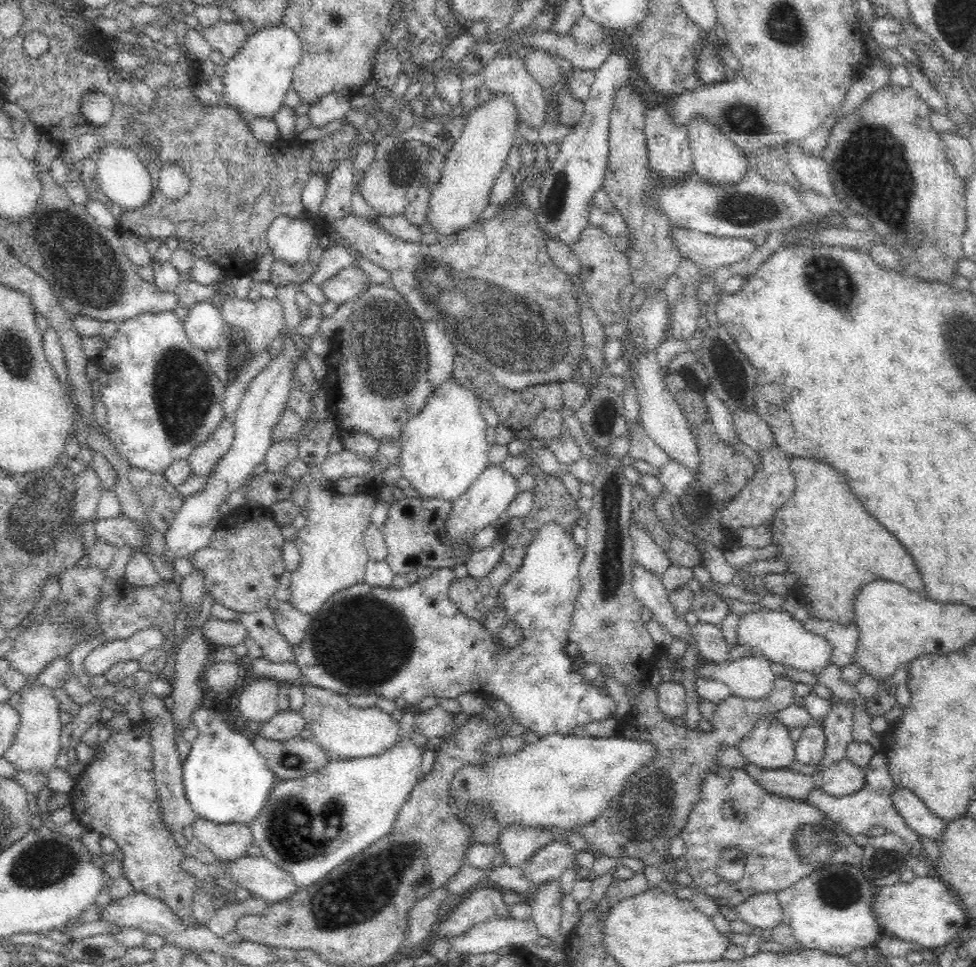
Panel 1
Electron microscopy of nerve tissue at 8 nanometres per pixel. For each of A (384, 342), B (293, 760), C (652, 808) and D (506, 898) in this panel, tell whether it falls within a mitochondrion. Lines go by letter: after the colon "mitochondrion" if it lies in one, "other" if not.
A: mitochondrion
B: mitochondrion
C: mitochondrion
D: other

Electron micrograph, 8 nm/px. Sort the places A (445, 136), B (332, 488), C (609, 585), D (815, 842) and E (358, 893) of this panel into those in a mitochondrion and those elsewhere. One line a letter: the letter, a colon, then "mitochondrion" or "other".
A: other
B: other
C: mitochondrion
D: mitochondrion
E: mitochondrion

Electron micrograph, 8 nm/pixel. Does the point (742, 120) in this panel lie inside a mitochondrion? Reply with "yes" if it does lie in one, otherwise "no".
yes

